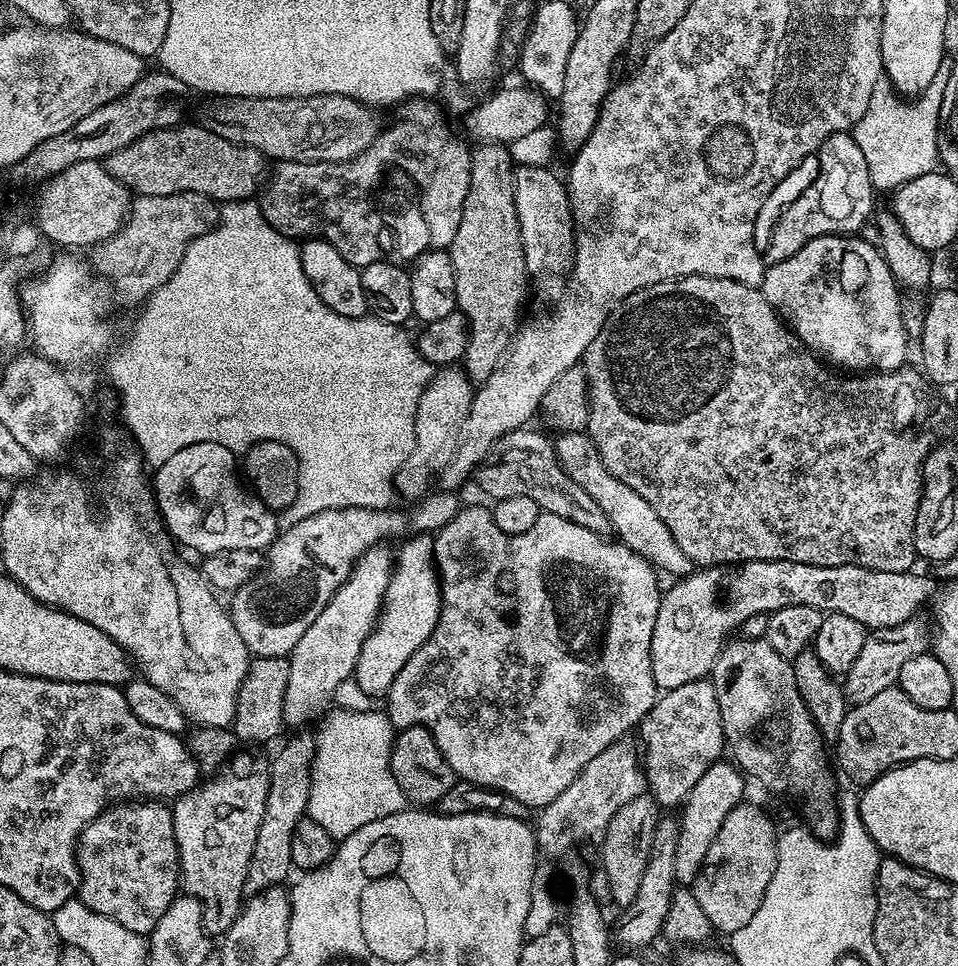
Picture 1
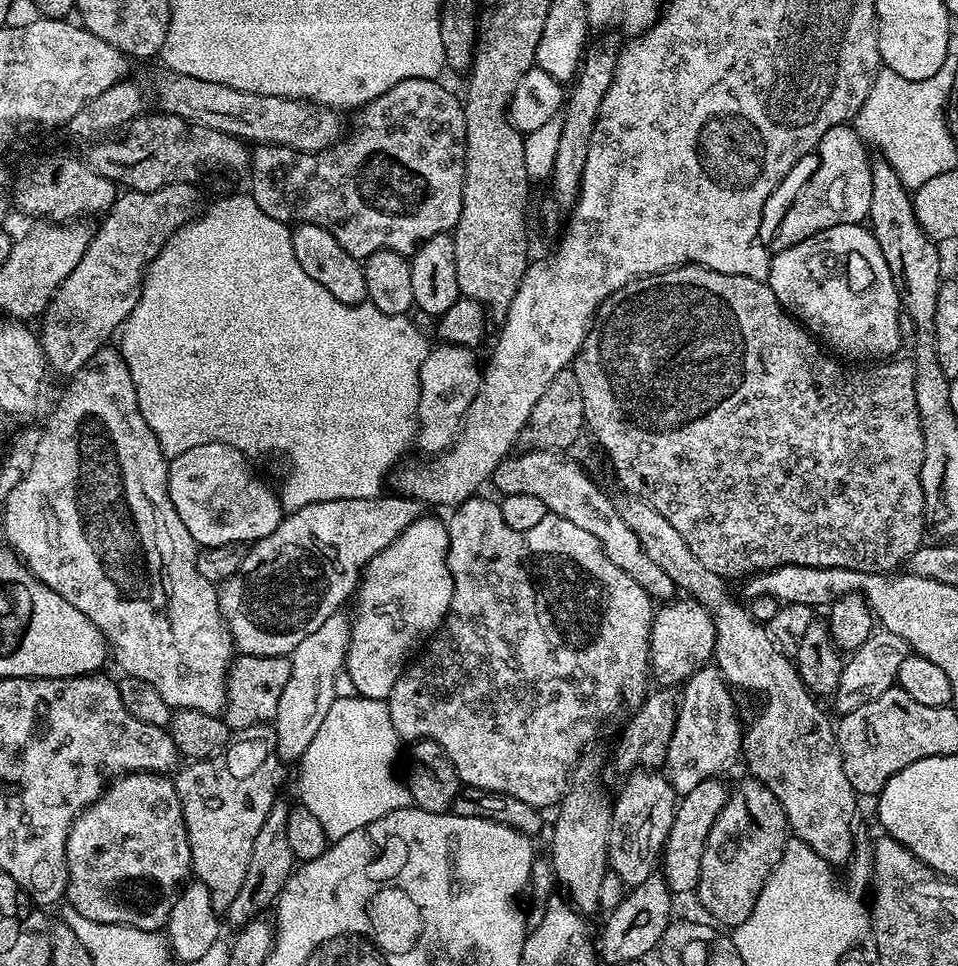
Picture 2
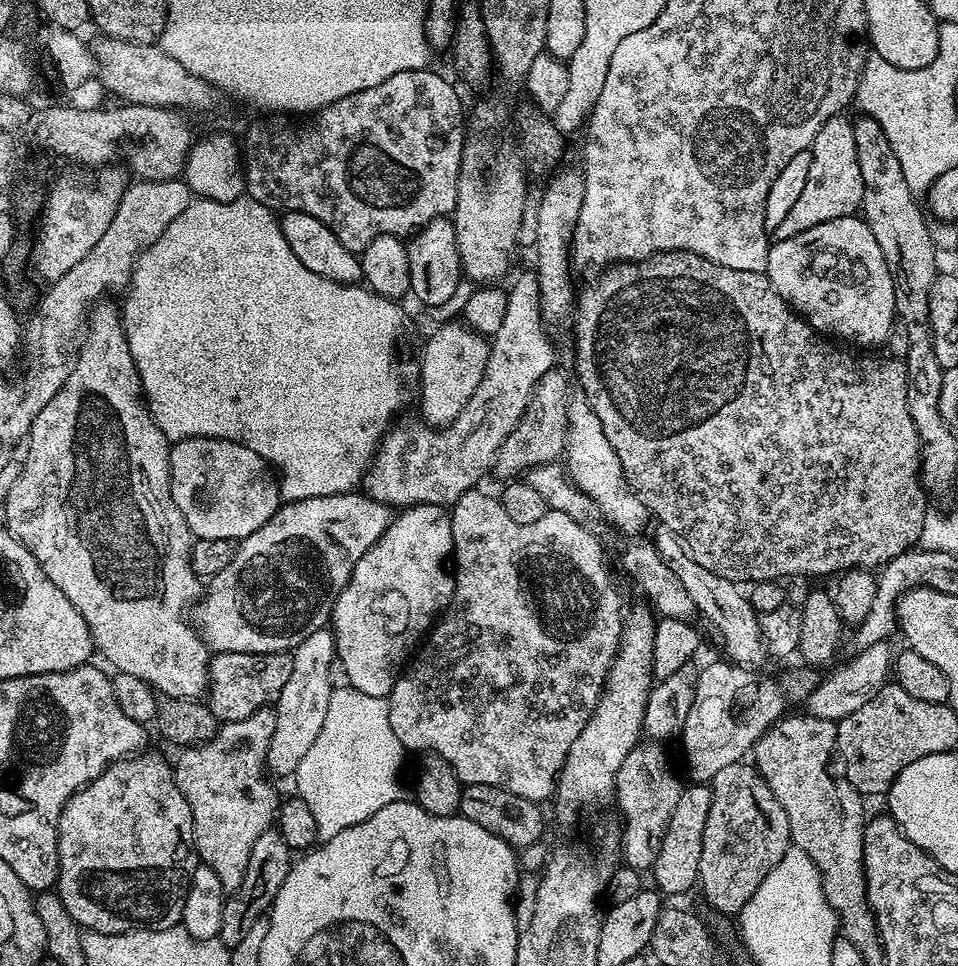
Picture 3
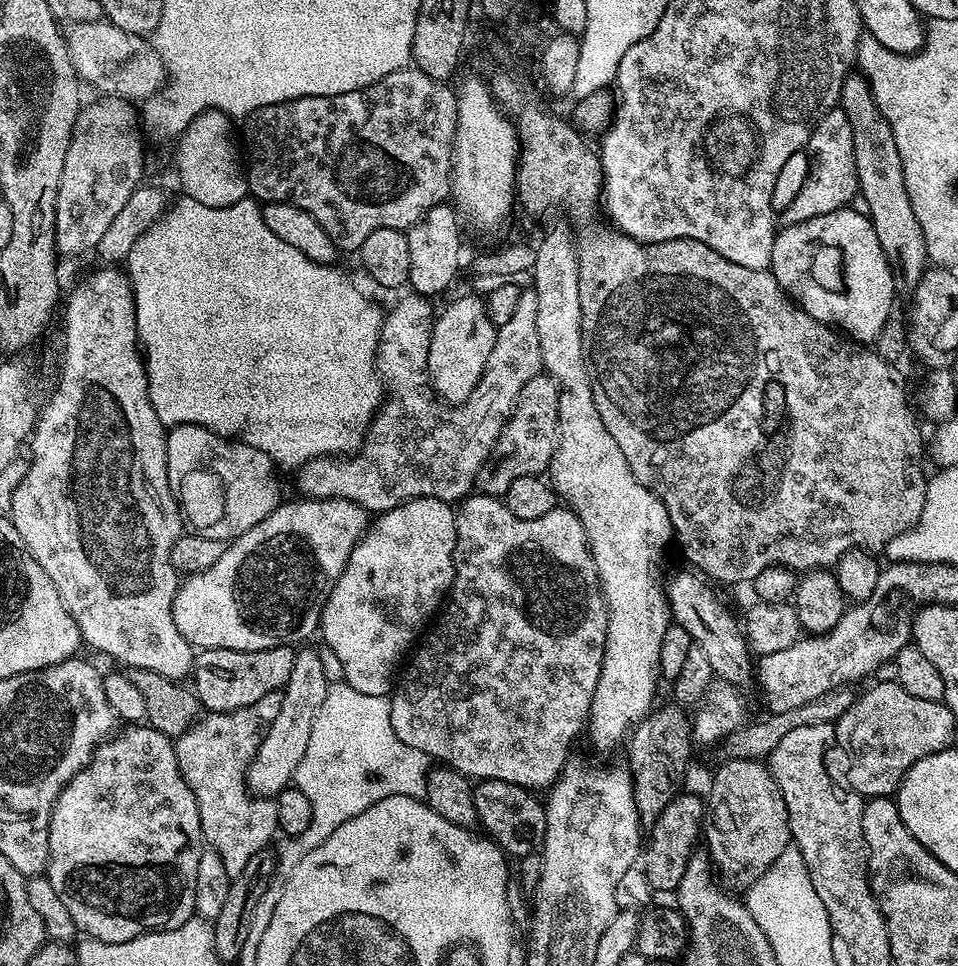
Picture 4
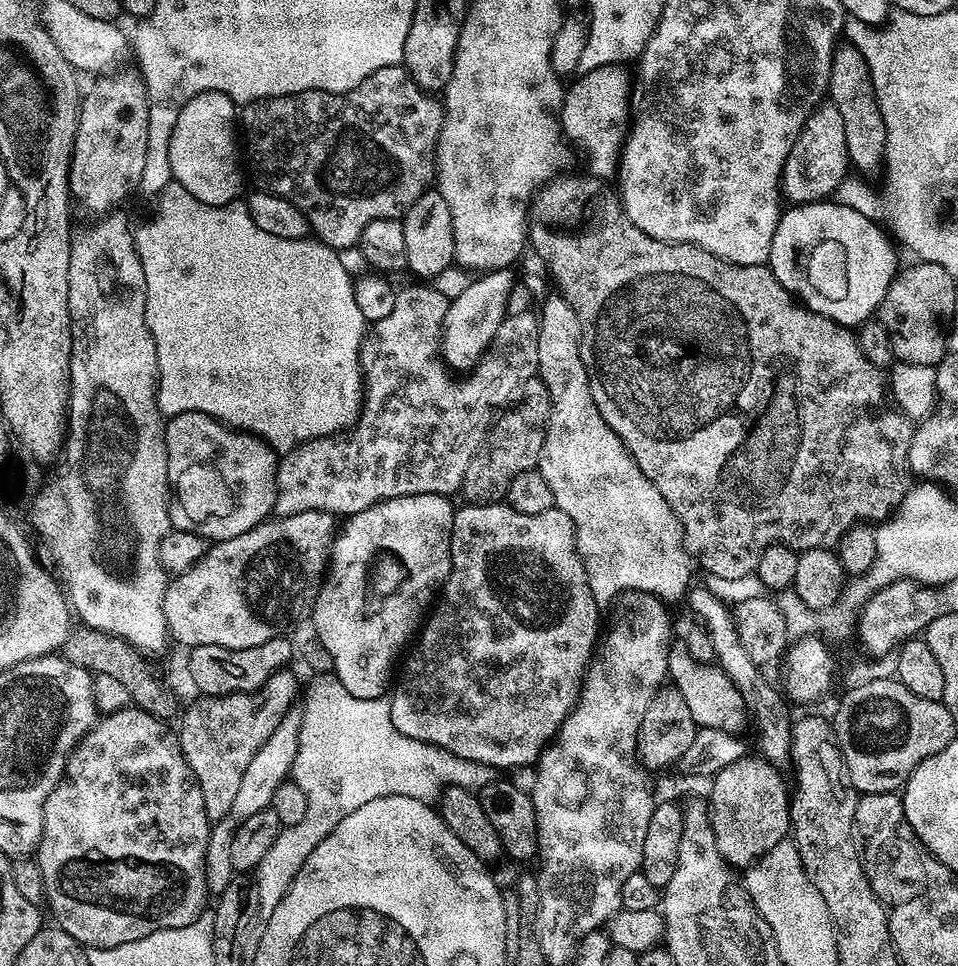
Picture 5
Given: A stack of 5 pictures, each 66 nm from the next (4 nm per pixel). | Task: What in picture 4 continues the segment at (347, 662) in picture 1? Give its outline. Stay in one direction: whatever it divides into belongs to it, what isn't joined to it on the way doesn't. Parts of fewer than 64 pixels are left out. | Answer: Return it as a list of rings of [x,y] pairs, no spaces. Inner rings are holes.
[[[303,648],[297,651],[294,670],[290,670],[288,683],[282,689],[282,710],[278,710],[278,718],[274,718],[256,757],[248,764],[248,790],[256,798],[275,798],[295,781],[298,762],[302,762],[302,754],[310,746],[314,718],[322,706],[322,698],[326,698],[329,682],[322,672],[320,653],[316,648]]]

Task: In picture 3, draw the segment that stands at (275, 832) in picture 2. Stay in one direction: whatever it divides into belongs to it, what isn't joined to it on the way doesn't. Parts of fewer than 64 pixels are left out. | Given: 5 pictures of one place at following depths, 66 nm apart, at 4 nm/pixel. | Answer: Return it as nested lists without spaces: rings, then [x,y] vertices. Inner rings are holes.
[[[273,826],[254,842],[254,850],[250,854],[250,862],[246,866],[246,874],[240,885],[225,899],[222,910],[222,926],[218,939],[229,950],[236,947],[250,934],[254,922],[258,922],[271,909],[272,899],[278,894],[282,882],[286,882],[286,874],[294,863],[293,849],[289,848],[286,838],[282,838],[279,827]]]

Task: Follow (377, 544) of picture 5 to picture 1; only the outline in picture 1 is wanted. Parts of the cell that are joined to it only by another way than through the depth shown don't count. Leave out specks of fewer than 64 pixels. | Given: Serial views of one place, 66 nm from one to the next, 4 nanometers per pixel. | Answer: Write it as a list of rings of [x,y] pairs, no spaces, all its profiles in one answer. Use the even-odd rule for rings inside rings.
[[[412,534],[409,537],[401,546],[400,552],[398,548],[395,553],[392,577],[386,586],[380,616],[376,619],[376,626],[366,638],[366,642],[362,642],[362,650],[358,654],[354,677],[371,698],[387,697],[394,678],[398,678],[398,670],[402,670],[402,666],[406,666],[406,662],[410,662],[415,652],[428,641],[440,617],[440,573],[436,571],[436,557],[432,554],[433,537],[428,534]]]

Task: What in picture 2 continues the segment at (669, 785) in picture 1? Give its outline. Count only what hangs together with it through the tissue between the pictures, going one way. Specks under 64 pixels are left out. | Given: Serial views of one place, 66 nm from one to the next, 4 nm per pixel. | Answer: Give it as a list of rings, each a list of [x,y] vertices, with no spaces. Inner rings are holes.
[[[715,666],[694,672],[683,681],[684,693],[679,693],[676,705],[676,725],[662,757],[663,771],[678,794],[694,790],[698,782],[724,774],[720,772],[726,771],[742,752],[742,723],[736,717],[736,704],[728,693],[730,686],[724,675]]]

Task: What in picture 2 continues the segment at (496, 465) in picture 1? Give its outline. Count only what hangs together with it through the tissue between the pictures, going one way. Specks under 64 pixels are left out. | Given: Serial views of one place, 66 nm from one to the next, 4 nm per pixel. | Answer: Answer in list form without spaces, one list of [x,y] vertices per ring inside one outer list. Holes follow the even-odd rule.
[[[527,449],[522,454],[510,454],[497,466],[492,473],[491,483],[501,491],[501,495],[529,494],[545,503],[551,515],[565,518],[574,526],[589,531],[598,538],[603,553],[614,566],[630,574],[642,590],[651,596],[653,601],[668,602],[677,595],[676,583],[670,574],[664,573],[655,562],[650,562],[646,550],[638,542],[637,535],[626,524],[621,509],[612,502],[611,498],[594,484],[574,460],[566,458],[565,453],[553,449]]]

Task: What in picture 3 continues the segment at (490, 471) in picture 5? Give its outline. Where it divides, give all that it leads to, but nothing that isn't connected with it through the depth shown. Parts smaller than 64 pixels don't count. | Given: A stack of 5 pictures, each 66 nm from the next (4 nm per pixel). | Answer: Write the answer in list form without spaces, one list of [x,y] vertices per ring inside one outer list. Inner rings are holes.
[[[553,370],[542,374],[542,378],[530,394],[530,400],[518,426],[510,430],[506,442],[502,442],[496,455],[494,472],[495,475],[501,476],[501,481],[508,482],[513,478],[523,477],[532,468],[559,461],[565,455],[568,442],[569,399],[566,373]]]

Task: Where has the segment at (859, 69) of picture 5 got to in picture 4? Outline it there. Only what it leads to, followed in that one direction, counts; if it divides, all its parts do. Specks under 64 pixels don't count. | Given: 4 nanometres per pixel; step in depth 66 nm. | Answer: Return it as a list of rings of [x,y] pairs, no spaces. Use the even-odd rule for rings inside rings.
[[[849,74],[844,79],[838,107],[846,114],[846,118],[850,118],[850,134],[854,137],[854,166],[860,183],[858,196],[861,201],[864,199],[865,206],[863,205],[863,207],[866,209],[866,215],[878,234],[882,254],[892,268],[895,291],[897,293],[915,293],[918,282],[924,277],[930,261],[924,235],[918,226],[914,206],[910,202],[910,196],[904,185],[902,158],[898,154],[898,146],[894,142],[894,130],[890,130],[890,122],[886,122],[886,118],[878,110],[878,102],[874,102],[874,94],[870,90],[868,79],[862,74]]]

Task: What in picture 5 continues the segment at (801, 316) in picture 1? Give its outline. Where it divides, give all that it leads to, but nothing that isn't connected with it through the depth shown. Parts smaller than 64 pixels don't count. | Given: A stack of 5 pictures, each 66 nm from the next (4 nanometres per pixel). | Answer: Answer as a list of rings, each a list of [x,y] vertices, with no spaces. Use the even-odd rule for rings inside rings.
[[[835,202],[785,207],[774,230],[767,267],[771,268],[780,285],[795,294],[804,307],[846,328],[855,329],[861,324],[867,324],[879,313],[886,290],[892,285],[898,271],[896,252],[887,234],[878,225],[876,220],[858,214],[858,210],[850,210],[850,206]]]

